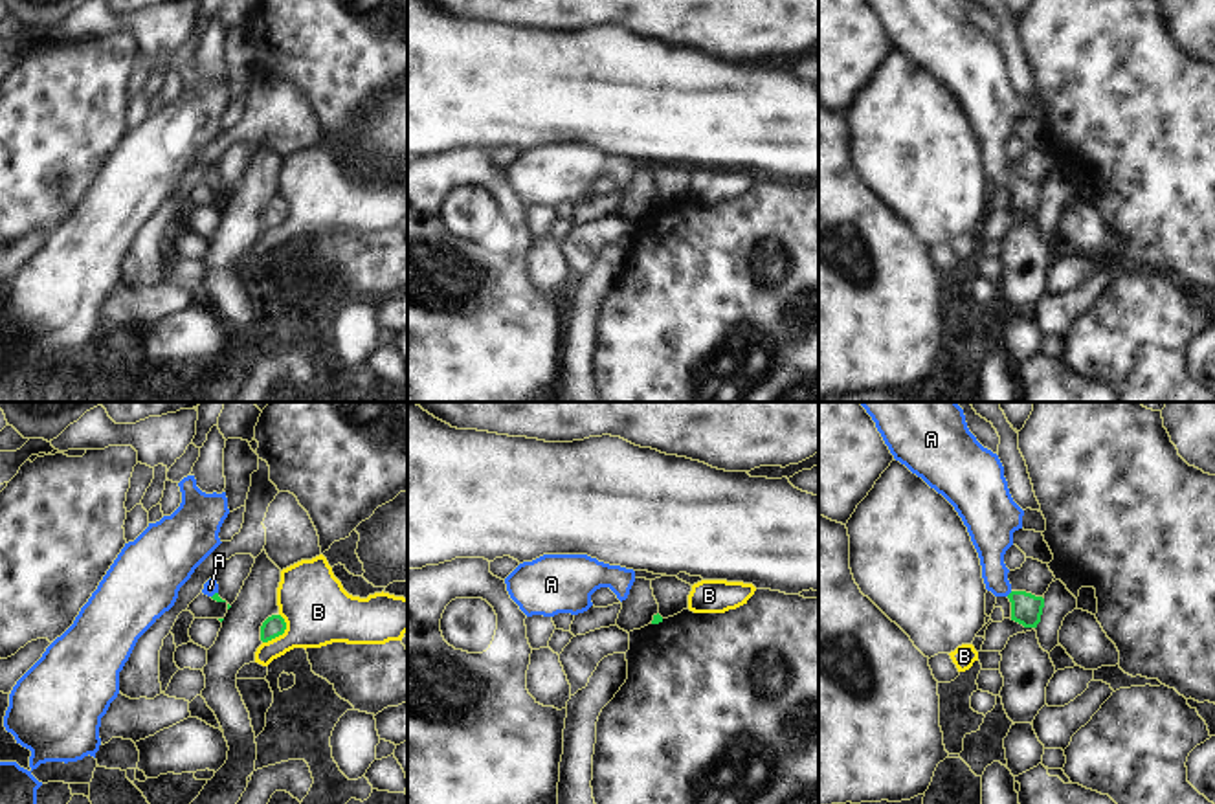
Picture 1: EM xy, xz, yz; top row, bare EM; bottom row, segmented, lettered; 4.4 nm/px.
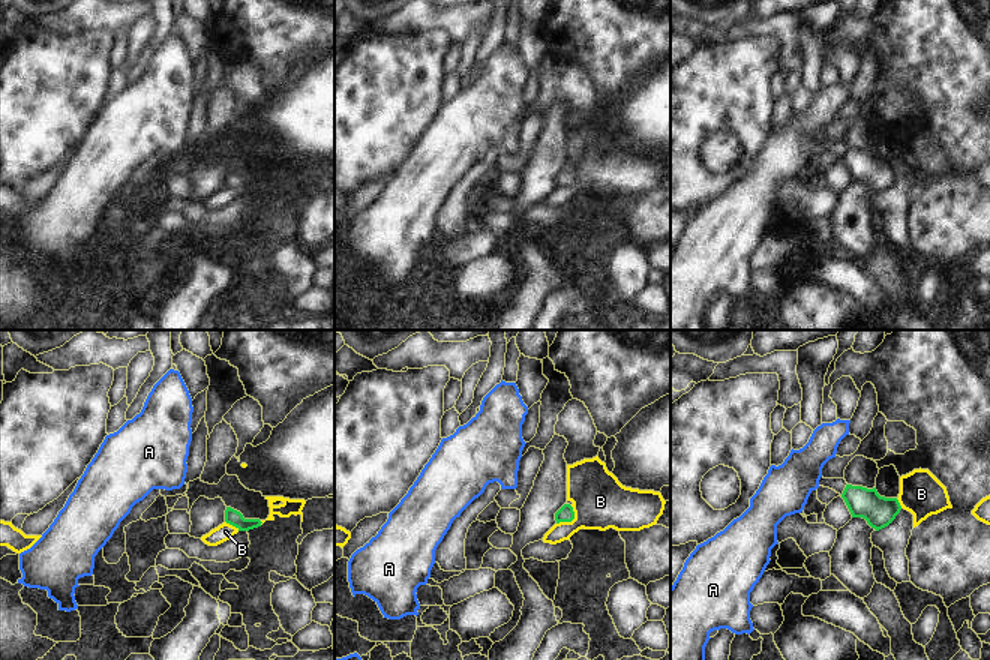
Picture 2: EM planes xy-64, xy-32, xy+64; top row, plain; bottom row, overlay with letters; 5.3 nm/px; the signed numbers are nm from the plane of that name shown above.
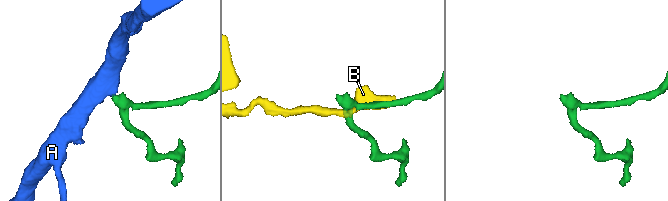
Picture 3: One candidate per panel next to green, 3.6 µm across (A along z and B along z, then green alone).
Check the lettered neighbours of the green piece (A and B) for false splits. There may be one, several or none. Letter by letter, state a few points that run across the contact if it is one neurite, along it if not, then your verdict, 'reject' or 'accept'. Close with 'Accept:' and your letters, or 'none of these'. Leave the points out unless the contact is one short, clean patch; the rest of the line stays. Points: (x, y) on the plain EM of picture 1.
A: line yz (1026, 197), (1010, 182), (995, 167), (992, 129); accept
B: line xy (279, 202), (285, 219), (263, 232); reject
Accept: A

